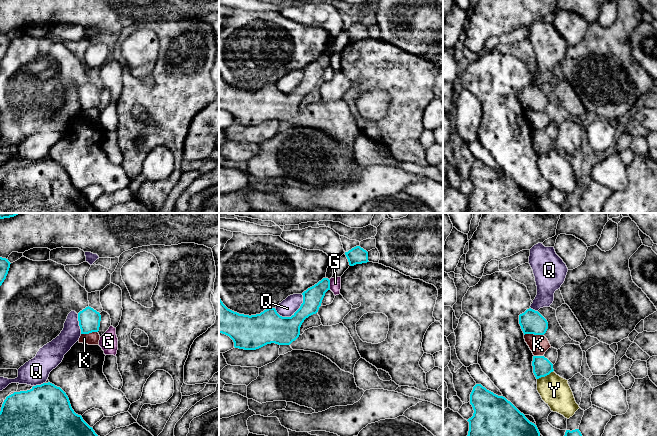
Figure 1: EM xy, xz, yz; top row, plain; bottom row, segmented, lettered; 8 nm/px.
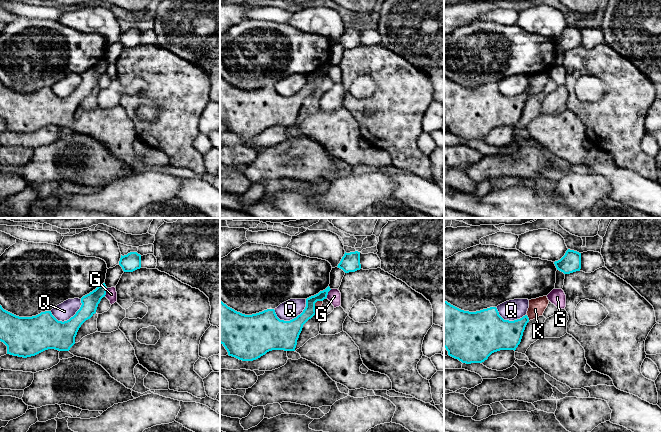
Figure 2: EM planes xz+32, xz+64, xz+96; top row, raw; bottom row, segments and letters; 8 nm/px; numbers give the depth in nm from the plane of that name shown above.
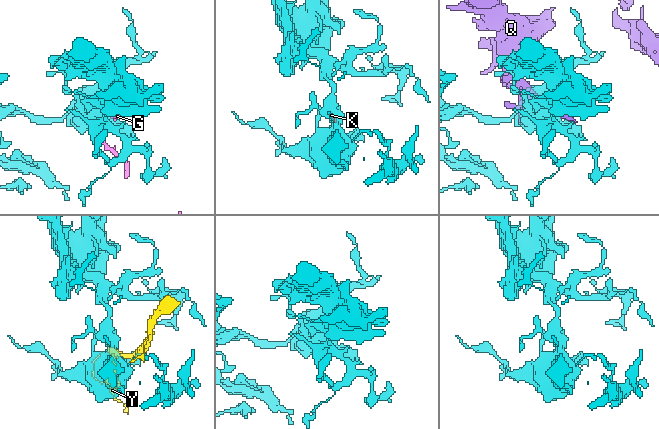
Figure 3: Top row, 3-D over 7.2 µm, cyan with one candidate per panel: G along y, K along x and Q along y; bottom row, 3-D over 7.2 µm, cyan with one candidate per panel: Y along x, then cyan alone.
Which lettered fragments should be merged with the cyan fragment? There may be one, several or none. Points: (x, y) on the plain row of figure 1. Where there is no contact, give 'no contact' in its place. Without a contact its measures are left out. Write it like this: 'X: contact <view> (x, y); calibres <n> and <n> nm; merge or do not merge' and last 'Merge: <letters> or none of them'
G: contact xz (329, 60); calibres 160 and 100 nm; do not merge
K: contact yz (533, 109); calibres 190 and 160 nm; do not merge
Q: contact xz (295, 88); calibres 260 and 140 nm; do not merge
Y: contact yz (545, 151); calibres 150 and 240 nm; do not merge
Merge: none of them

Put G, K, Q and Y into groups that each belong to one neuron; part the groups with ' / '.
G / K / Q / Y

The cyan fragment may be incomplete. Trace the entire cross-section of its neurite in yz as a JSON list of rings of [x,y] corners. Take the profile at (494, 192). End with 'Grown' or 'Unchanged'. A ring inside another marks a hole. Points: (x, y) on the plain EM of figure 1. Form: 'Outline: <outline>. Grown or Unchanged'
Outline: [[[476,160],[470,170],[474,189],[469,198],[467,213],[540,213],[537,202],[530,198],[510,177]]]. Unchanged

